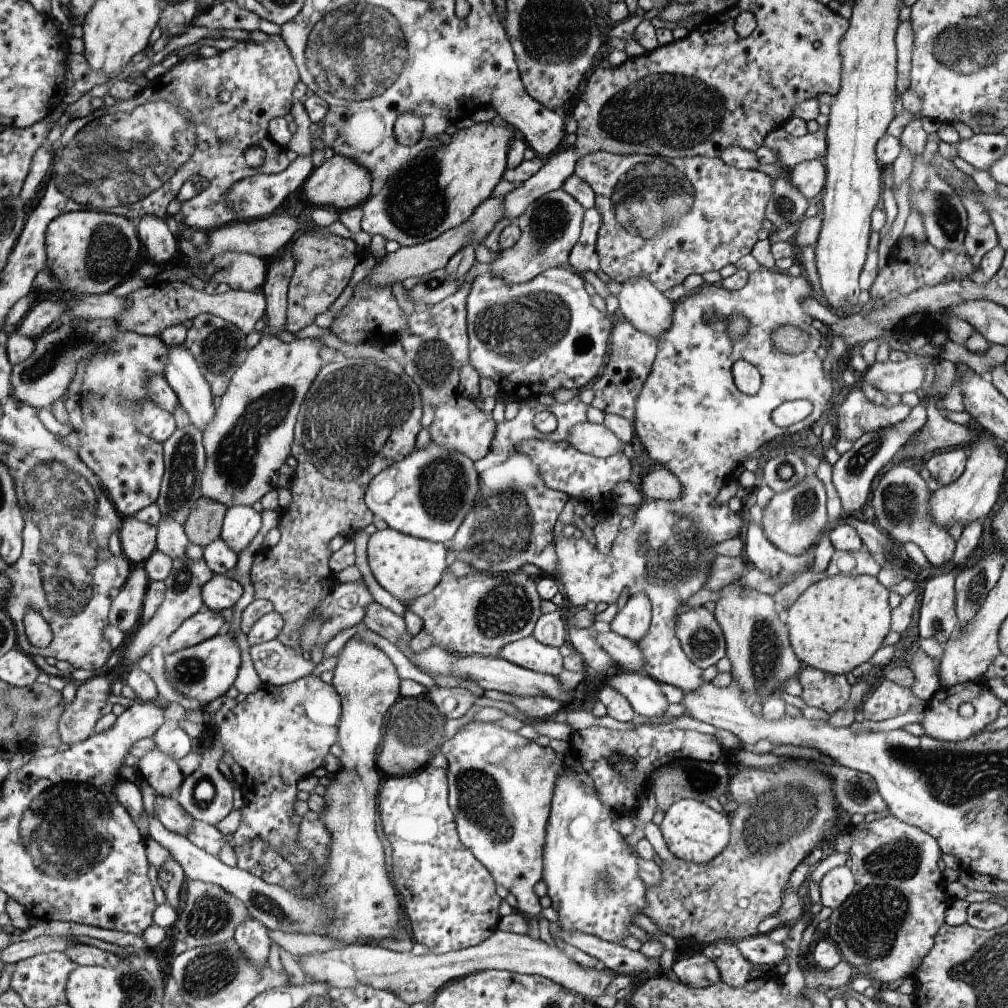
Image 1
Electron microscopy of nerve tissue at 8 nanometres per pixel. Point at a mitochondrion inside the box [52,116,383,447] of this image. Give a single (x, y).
(110, 165)

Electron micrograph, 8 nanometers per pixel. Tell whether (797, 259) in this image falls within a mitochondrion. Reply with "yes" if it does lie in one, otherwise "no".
no

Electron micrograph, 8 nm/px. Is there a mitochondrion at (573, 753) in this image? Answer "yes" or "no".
no

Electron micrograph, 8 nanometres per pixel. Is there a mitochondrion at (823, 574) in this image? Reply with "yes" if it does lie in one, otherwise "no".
no

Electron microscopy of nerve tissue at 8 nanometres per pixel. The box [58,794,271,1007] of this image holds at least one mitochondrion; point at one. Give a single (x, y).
(210, 973)

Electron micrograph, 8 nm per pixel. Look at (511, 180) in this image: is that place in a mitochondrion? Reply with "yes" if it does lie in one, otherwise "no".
no

